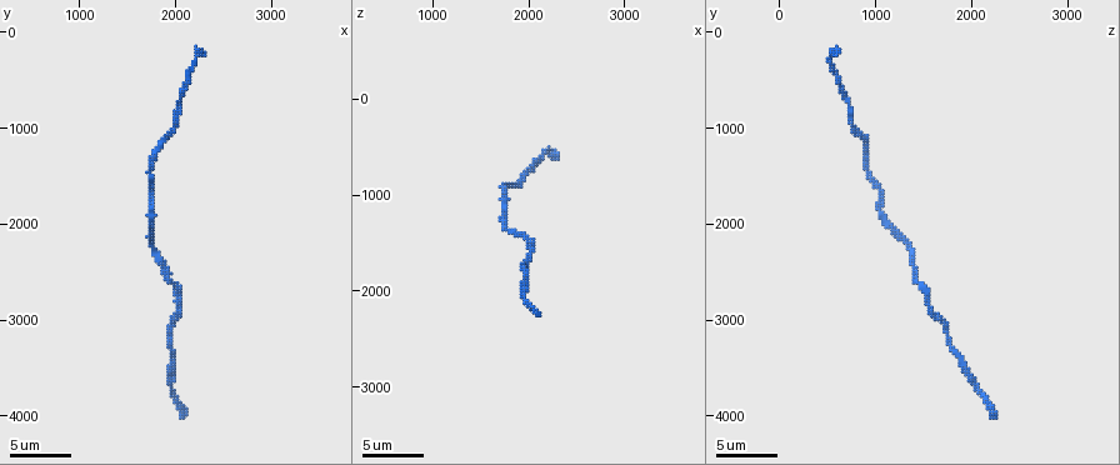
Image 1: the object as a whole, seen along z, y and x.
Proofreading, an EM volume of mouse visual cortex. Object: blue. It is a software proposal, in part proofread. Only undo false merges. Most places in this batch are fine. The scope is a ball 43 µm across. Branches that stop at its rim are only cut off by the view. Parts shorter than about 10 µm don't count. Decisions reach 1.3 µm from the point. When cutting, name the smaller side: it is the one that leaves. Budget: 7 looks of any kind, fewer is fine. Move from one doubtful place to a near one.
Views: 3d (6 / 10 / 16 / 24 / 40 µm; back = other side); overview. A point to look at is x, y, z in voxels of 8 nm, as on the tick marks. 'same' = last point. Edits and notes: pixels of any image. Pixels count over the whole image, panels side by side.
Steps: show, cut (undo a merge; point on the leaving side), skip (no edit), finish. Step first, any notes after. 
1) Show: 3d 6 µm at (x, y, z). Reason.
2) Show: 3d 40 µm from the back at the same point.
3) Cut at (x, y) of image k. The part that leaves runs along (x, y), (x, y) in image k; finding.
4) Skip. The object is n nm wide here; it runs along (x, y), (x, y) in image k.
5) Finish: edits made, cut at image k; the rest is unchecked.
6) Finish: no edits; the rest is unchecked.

Show: 3d 6 µm at (1820, 1200, 900). Narrows sharply.

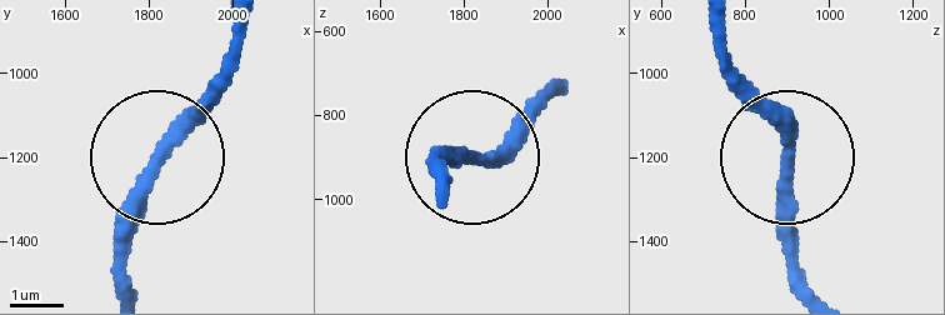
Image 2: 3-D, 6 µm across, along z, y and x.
Show: 3d 6 µm from the back at (1815, 1205, 900).

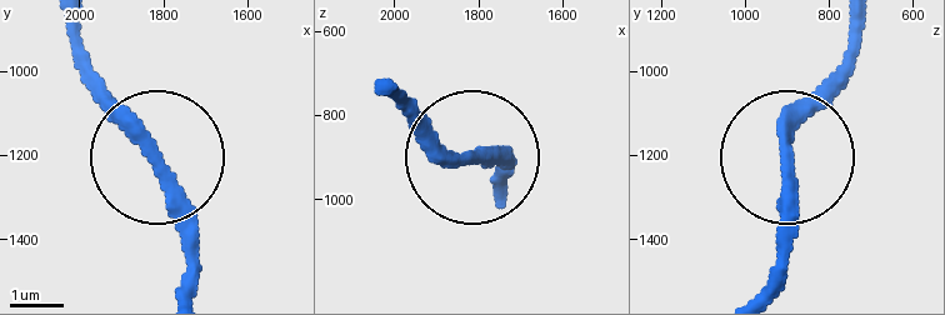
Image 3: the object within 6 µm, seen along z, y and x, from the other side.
Skip. It runs along (191, 291), (174, 184), (75, 68) in image 3; one neuron here.

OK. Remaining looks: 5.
Show: 3d 10 µm at (1720, 2100, 1260).

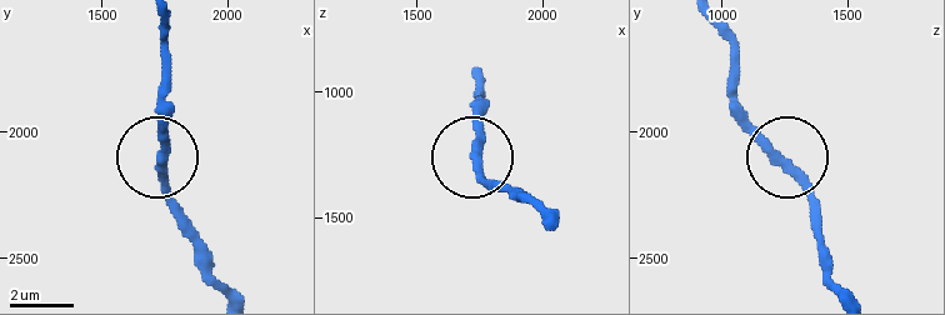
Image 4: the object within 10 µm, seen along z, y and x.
Skip. It runs along (160, 163), (168, 95) in image 4; all the same neuron.

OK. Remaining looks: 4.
Show: 3d 6 µm at (2040, 2840, 1520). Thin neck.

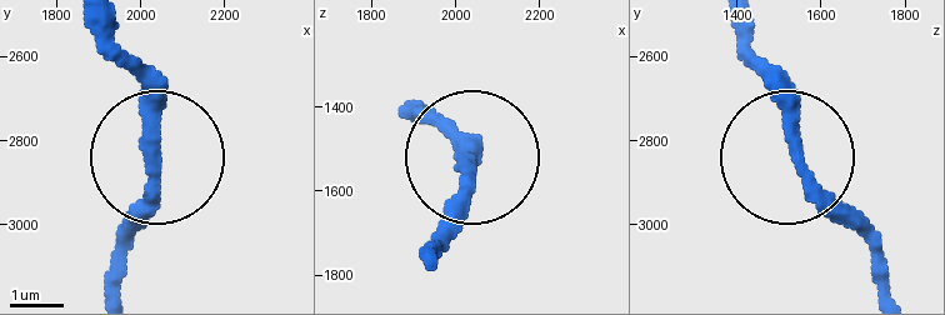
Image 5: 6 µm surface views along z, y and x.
Skip. It runs along (735, 21), (784, 89), (793, 156), (879, 246) in image 5; one neuron here.

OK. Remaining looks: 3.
Finish: no edits; the rest is unchecked.

